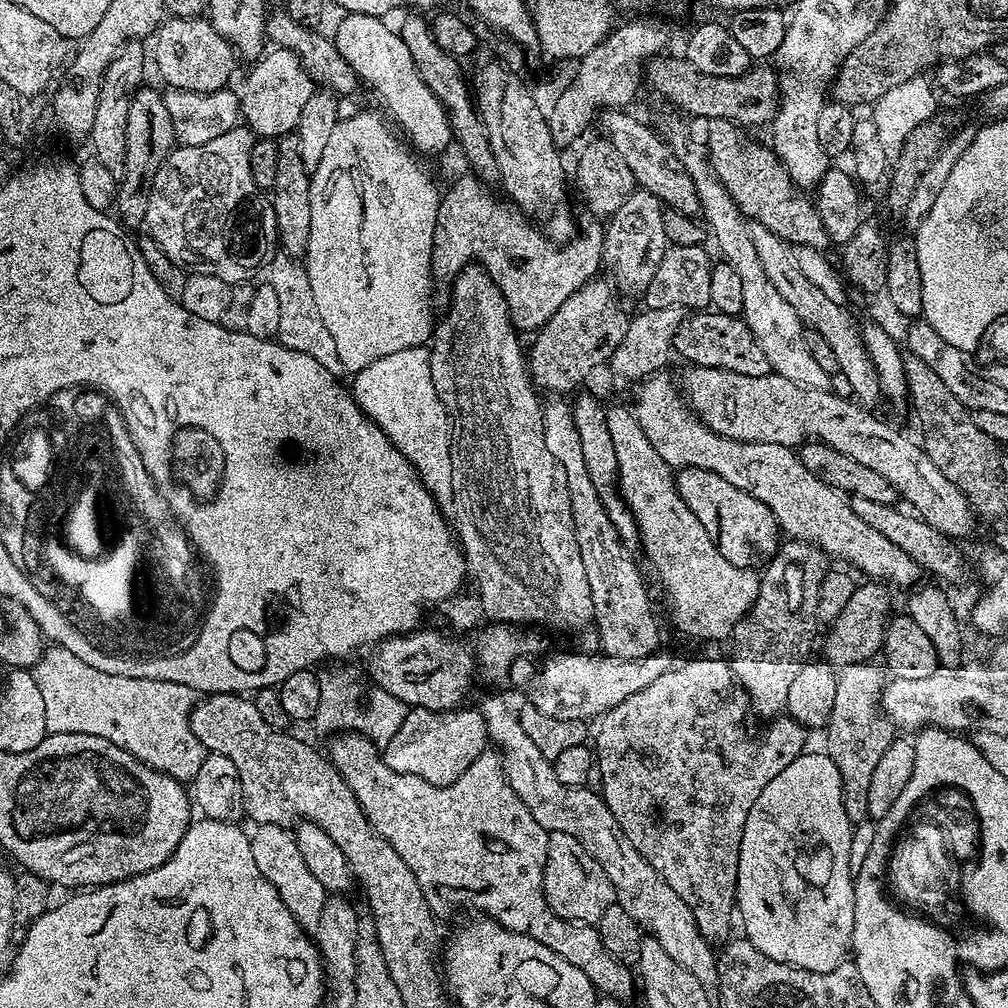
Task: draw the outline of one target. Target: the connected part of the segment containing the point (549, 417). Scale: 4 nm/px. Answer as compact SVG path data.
M552 398L542 408L542 434L546 442L546 450L554 454L554 462L566 474L566 490L570 496L570 514L574 520L574 534L578 538L578 550L582 554L582 566L586 566L586 582L590 582L590 598L594 602L594 628L600 631L600 644L603 655L613 656L619 660L641 660L652 655L661 647L660 628L656 625L656 616L652 613L652 600L648 597L648 588L644 585L644 576L638 565L632 561L629 549L620 540L618 530L606 514L602 502L598 498L598 490L594 490L594 482L590 482L590 474L586 471L586 462L582 455L582 442L578 439L578 428L574 426L574 414L571 403L564 398Z

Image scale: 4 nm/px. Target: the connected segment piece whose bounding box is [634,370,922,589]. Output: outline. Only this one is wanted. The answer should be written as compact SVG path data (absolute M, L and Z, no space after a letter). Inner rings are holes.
M661 370L640 384L634 411L638 426L642 426L642 434L650 438L650 446L658 450L662 462L666 462L669 468L701 468L718 474L718 478L726 478L730 486L738 486L738 490L746 490L750 498L758 498L762 506L770 506L770 514L774 514L780 523L785 537L804 540L821 548L825 556L833 561L845 560L853 564L873 581L883 582L893 589L911 589L921 583L920 564L914 562L906 550L898 550L890 538L882 538L874 526L866 526L866 522L854 514L851 499L834 486L822 482L822 478L810 474L793 449L731 440L710 430L688 407L677 381L671 380L666 373Z

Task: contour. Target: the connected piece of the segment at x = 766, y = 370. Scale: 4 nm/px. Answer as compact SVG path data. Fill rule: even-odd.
M696 310L688 314L673 336L672 347L675 355L688 360L689 365L710 366L730 370L734 374L750 374L750 378L766 376L772 372L770 362L762 346L758 346L758 338L750 330L750 326L740 316L722 314L715 310Z

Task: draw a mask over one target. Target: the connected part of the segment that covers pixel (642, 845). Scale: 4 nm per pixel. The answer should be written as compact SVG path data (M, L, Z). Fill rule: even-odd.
M727 659L724 660L692 660L689 664L681 666L674 666L666 674L662 674L662 678L657 678L655 682L650 682L650 686L646 686L646 690L638 690L638 694L630 694L630 698L626 698L626 702L618 702L618 706L614 706L609 712L604 713L599 717L597 728L594 728L594 740L596 736L596 744L594 743L594 768L598 773L598 780L600 776L600 785L598 791L603 796L606 806L610 810L610 814L614 814L614 818L618 822L622 833L633 843L634 849L638 850L638 854L642 856L662 876L666 884L671 889L676 890L679 898L690 906L690 910L694 914L694 922L697 924L698 930L709 942L724 942L729 939L730 933L728 931L732 928L732 920L734 924L734 909L736 908L736 879L738 878L738 854L740 853L740 843L742 842L742 834L746 826L746 818L750 814L750 806L754 806L754 802L758 802L758 794L762 794L762 790L766 790L766 782L770 782L770 778L778 778L778 774L782 774L782 770L786 770L786 766L790 766L790 762L794 762L798 757L803 756L806 751L808 736L810 736L809 729L801 726L797 720L792 719L787 714L781 714L775 718L767 721L768 728L764 728L761 732L755 732L754 729L748 728L748 716L750 717L750 705L748 703L748 695L744 692L743 688L736 683L736 676L732 673L731 663Z

